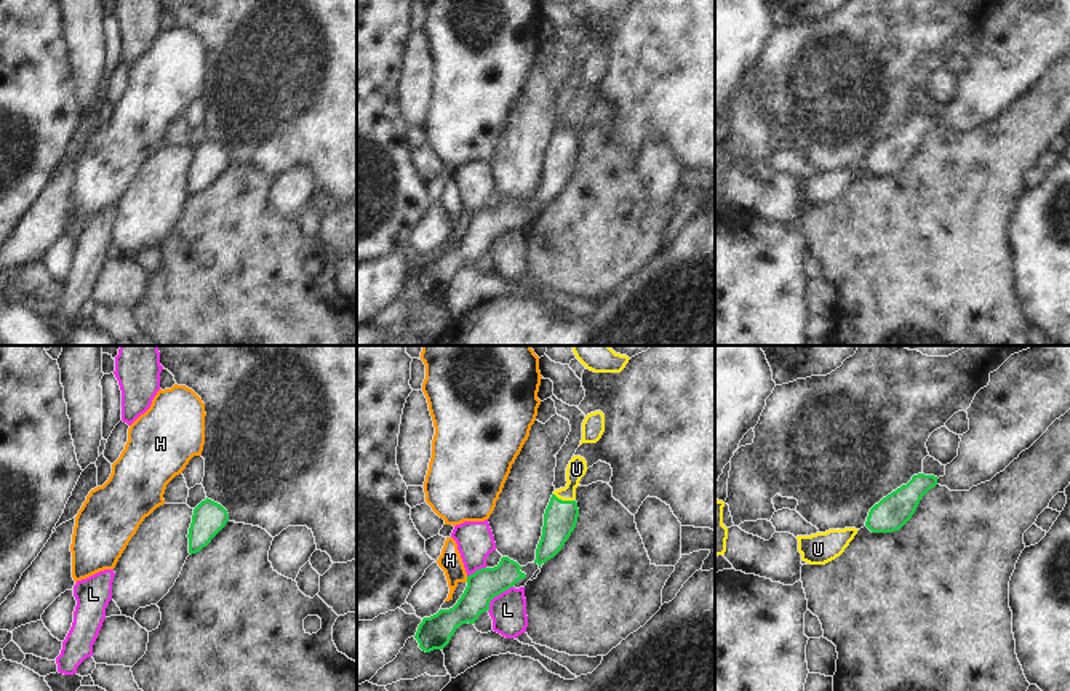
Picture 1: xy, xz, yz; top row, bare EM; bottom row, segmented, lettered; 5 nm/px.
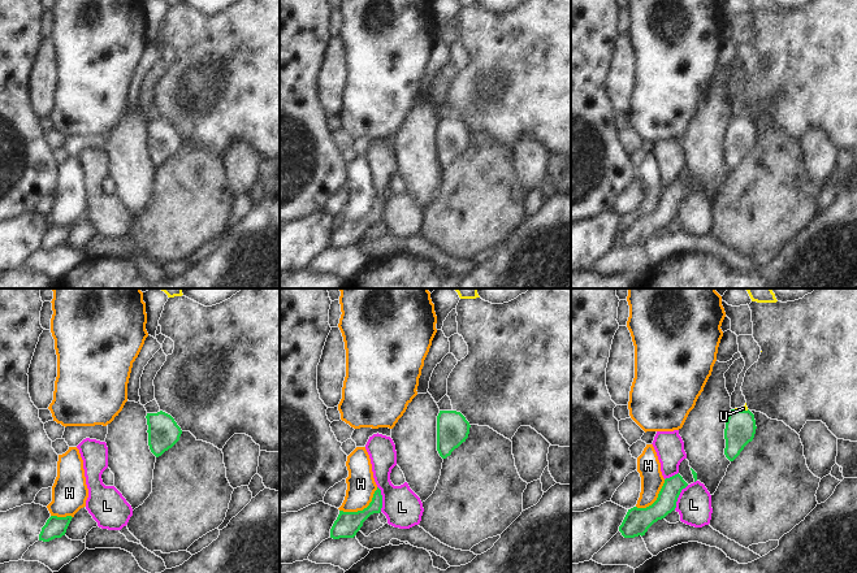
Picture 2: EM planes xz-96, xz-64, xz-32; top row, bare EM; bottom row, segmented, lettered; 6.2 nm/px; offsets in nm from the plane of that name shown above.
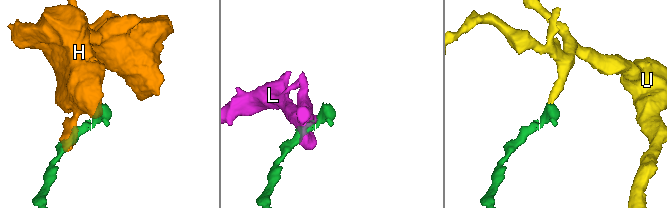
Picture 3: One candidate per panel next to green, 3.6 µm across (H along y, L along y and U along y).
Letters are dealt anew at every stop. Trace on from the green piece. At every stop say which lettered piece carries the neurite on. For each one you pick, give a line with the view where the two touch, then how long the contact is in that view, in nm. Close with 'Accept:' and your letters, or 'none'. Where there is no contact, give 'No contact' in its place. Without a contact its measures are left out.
U: Touches green in xz. Shared border 110 nm
Accept: U

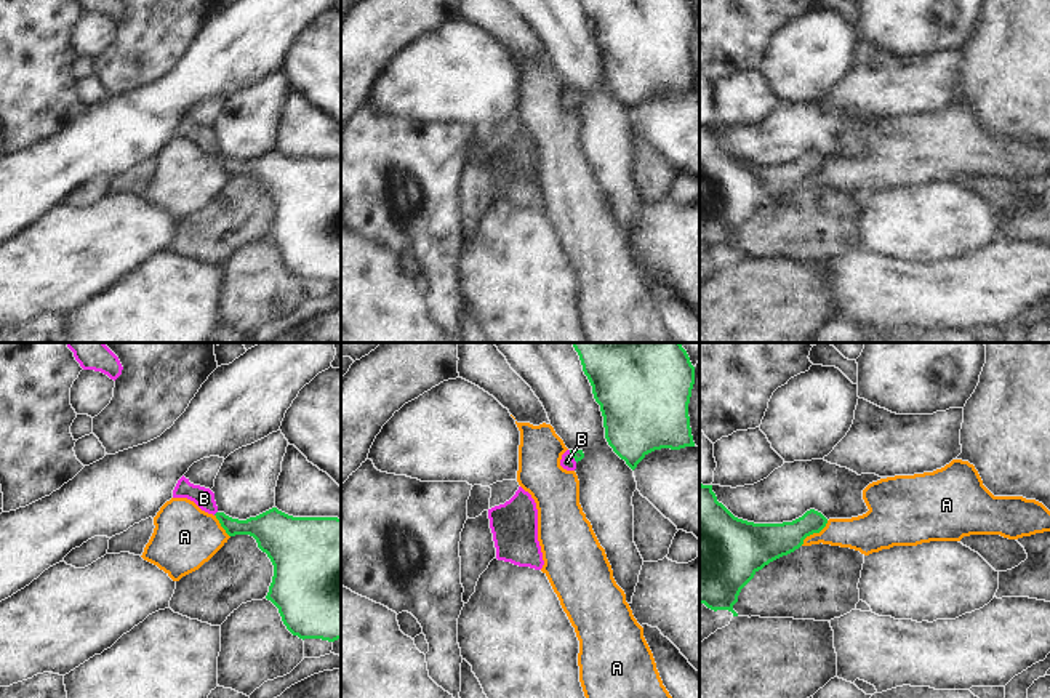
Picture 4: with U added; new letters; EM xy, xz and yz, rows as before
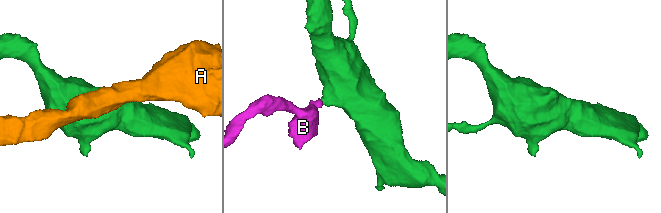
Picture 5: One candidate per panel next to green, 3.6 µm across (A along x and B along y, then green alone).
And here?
B: Touches green in xz. Shared border 80 nm
Accept: B

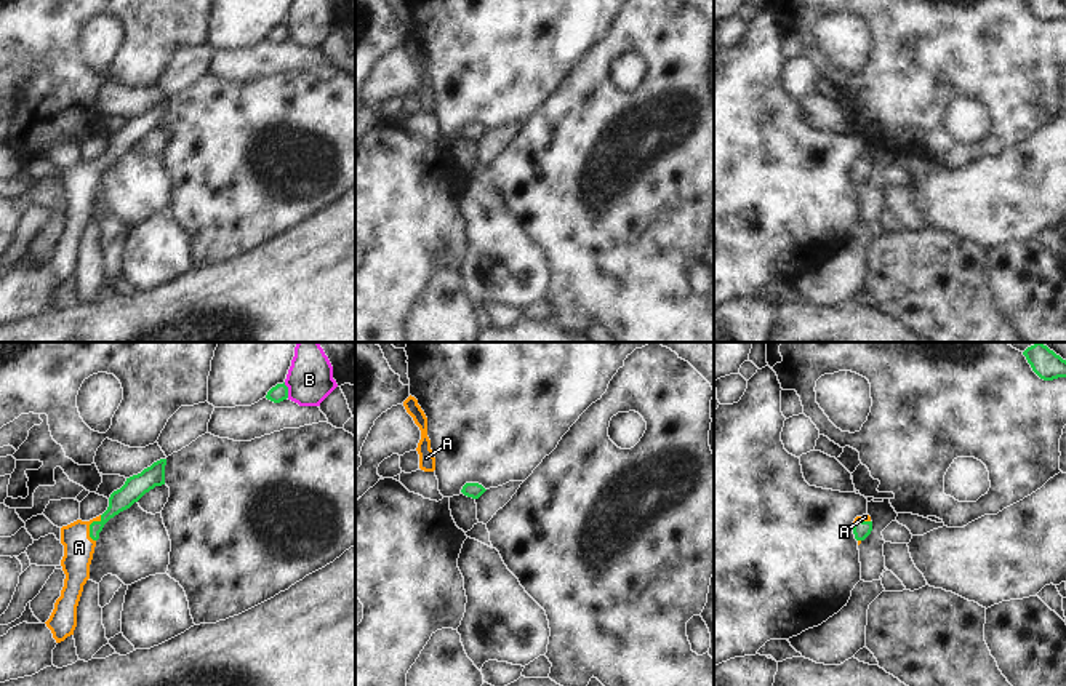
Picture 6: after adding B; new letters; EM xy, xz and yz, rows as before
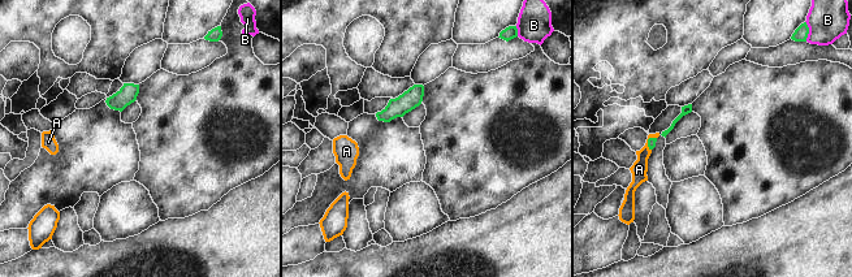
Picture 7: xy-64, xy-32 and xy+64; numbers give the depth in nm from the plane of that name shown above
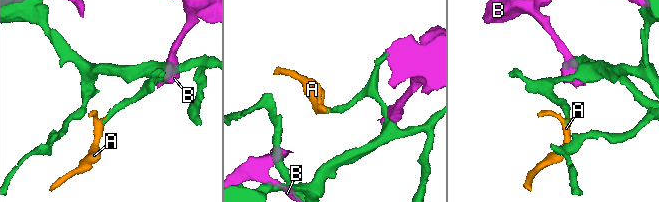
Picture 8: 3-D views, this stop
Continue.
A: Touches green in xy. Shared border 140 nm
Accept: A

